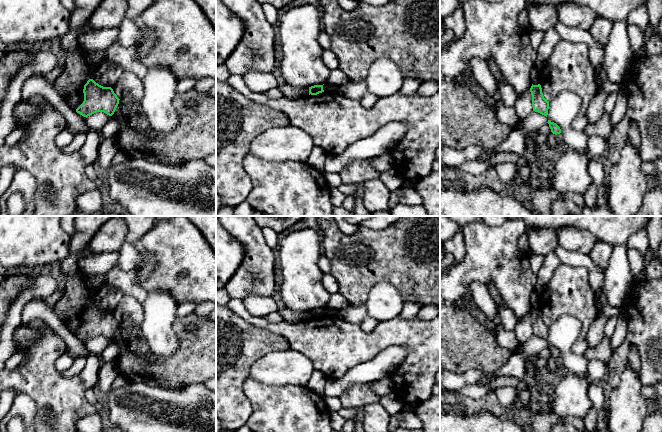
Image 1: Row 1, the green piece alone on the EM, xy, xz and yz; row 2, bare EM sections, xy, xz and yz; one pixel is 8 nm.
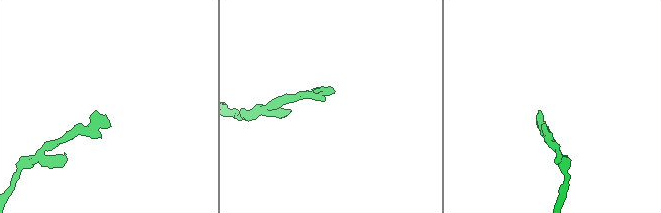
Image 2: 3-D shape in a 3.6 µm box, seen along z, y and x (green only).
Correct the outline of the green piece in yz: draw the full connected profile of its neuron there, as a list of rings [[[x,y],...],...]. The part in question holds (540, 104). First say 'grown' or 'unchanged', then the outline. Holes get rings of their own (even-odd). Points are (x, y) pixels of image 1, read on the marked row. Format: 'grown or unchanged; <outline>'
unchanged; [[[533,85],[530,88],[532,95],[533,111],[538,112],[547,117],[549,109],[549,101],[547,101],[542,93],[541,85]]]

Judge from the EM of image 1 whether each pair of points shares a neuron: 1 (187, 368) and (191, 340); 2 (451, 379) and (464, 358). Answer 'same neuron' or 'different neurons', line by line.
1: same neuron
2: different neurons

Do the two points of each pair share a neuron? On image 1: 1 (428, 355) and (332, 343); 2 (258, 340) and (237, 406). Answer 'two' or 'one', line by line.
1: one
2: one

